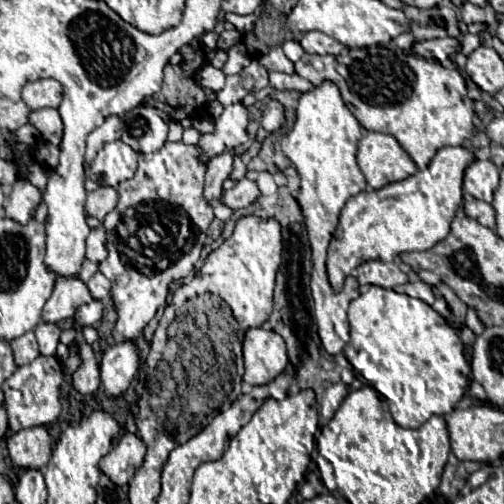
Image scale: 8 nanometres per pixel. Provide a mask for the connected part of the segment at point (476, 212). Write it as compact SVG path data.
M466 195L464 197L464 211L470 219L480 221L484 227L488 227L488 229L496 227L496 215L494 215L494 209L492 209L490 203Z

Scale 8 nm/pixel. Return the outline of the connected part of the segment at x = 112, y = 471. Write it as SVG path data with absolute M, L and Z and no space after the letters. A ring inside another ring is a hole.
M124 433L112 447L112 451L106 457L102 457L100 469L116 485L126 485L134 477L136 469L142 465L144 455L146 445L142 443L142 439L134 433Z

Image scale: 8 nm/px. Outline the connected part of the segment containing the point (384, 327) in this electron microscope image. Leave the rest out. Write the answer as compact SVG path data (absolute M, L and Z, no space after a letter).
M370 287L358 299L350 303L350 343L348 343L348 361L354 371L358 371L380 395L384 409L388 409L394 421L400 427L418 429L432 415L452 413L456 403L468 389L470 383L470 363L464 357L464 345L442 315L438 315L428 303L400 295L392 289Z

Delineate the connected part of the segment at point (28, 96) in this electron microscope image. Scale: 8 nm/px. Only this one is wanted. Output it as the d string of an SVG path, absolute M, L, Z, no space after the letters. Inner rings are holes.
M38 79L34 83L26 83L22 89L22 99L30 109L58 107L62 101L62 85L56 79Z

